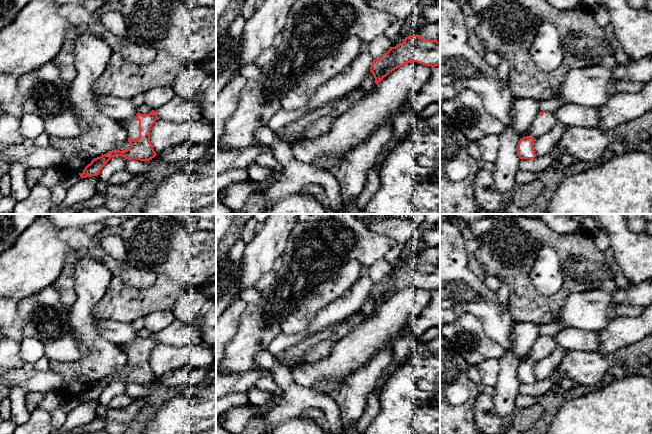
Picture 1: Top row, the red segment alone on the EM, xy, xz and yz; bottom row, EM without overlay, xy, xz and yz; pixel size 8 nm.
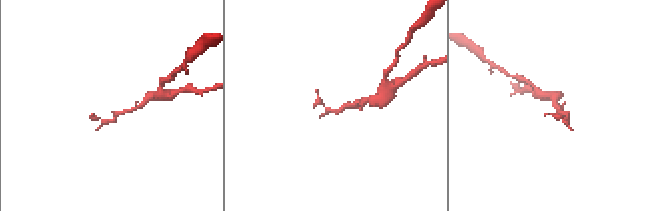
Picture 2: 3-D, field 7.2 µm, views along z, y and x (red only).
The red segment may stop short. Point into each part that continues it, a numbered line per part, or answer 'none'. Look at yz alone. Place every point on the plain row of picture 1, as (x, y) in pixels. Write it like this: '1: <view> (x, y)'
1: yz (542, 348)

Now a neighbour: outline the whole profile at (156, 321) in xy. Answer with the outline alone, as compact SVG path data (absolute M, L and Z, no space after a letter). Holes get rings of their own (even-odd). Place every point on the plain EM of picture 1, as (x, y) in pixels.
M158 311L149 314L144 320L145 328L151 334L155 334L169 326L175 320L175 317L172 311Z

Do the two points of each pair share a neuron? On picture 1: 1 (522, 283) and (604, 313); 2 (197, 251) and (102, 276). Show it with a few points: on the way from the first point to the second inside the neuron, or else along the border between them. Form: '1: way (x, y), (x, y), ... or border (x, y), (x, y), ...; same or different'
1: border (588, 290), (570, 293), (559, 314), (554, 319); different
2: border (95, 257), (111, 274), (103, 296); different

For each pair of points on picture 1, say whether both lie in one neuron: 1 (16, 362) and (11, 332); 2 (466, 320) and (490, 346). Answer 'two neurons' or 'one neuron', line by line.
1: two neurons
2: one neuron

